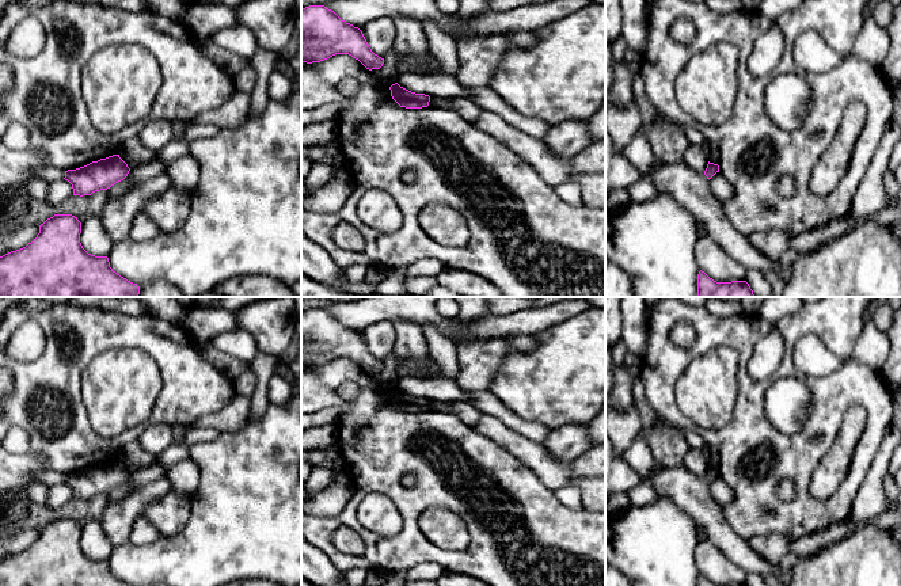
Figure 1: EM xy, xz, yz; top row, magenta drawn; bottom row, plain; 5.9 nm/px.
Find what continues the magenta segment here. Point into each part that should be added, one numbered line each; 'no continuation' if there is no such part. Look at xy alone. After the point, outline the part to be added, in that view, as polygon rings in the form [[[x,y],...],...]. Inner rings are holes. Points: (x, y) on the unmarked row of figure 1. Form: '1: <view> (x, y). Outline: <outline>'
no continuation

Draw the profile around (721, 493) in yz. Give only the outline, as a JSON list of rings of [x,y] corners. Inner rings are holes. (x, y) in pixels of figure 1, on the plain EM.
[[[716,476],[710,483],[710,492],[721,507],[725,507],[733,501],[733,491],[727,487],[721,476]]]

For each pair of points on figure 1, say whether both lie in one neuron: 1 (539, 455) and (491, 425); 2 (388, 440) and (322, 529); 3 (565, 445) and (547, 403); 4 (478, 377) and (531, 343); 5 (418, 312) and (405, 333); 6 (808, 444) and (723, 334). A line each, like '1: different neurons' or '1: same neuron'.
1: same neuron
2: same neuron
3: different neurons
4: same neuron
5: different neurons
6: same neuron

